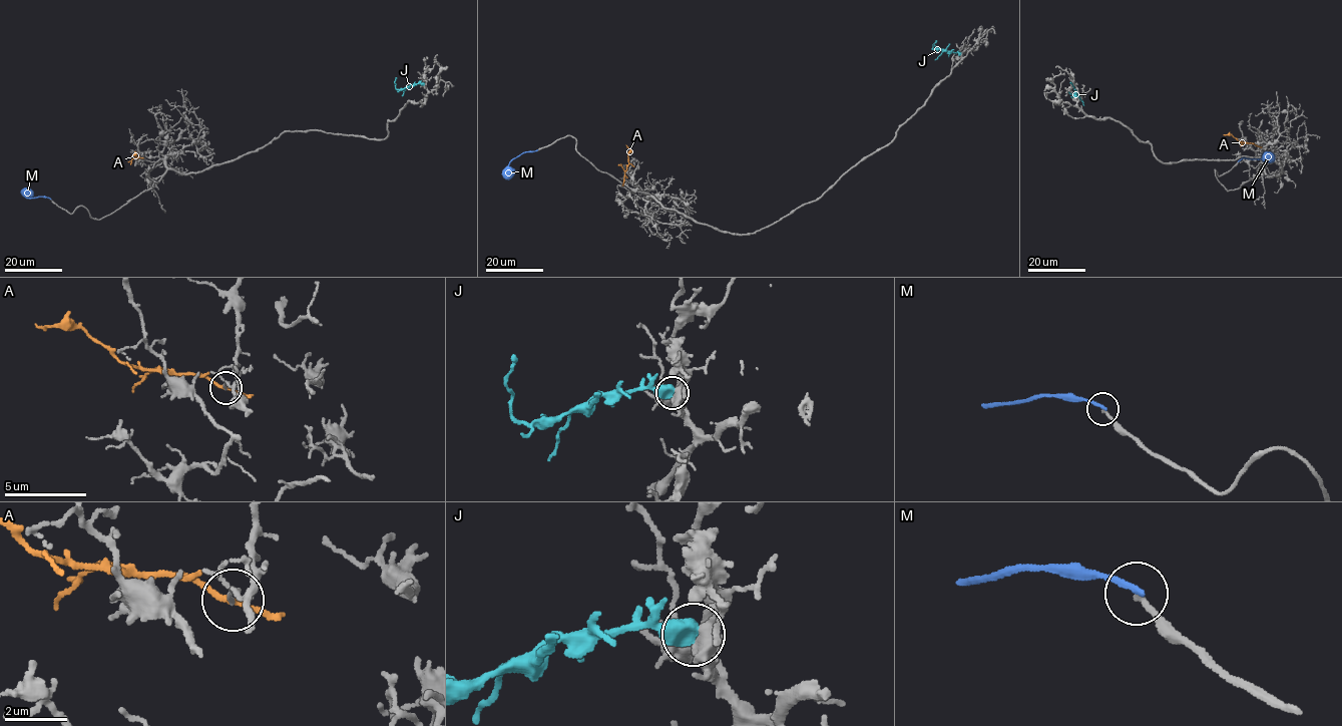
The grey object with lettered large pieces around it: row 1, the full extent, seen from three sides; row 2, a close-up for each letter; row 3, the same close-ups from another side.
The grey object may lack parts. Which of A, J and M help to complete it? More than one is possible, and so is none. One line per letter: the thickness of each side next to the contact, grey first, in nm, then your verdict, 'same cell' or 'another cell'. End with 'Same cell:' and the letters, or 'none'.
A: calibres 90 and 170 nm; another cell
J: calibres 600 and 700 nm; another cell
M: calibres 200 and 200 nm; another cell
Same cell: none

